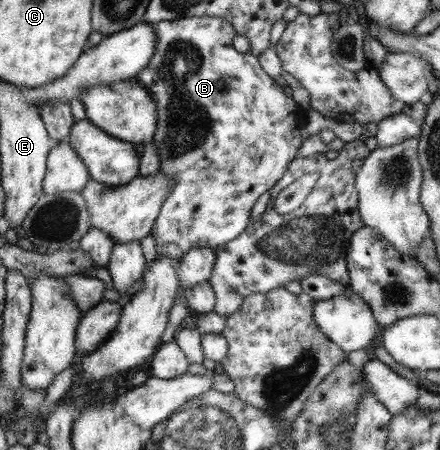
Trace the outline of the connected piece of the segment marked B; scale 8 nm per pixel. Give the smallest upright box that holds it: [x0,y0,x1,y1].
[135,16,303,262]

